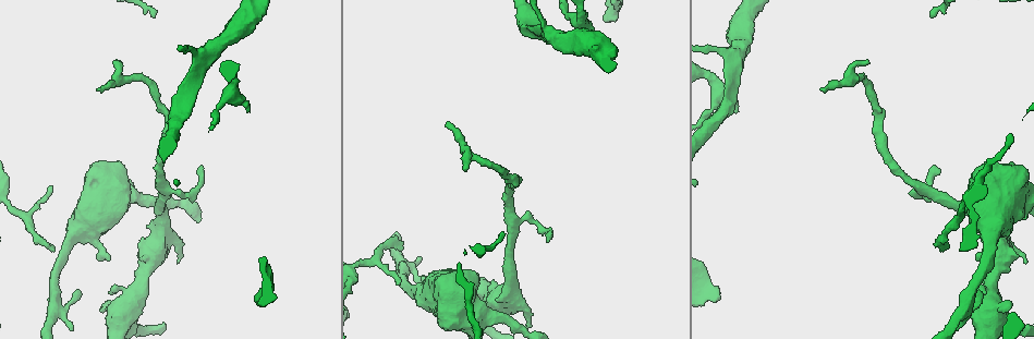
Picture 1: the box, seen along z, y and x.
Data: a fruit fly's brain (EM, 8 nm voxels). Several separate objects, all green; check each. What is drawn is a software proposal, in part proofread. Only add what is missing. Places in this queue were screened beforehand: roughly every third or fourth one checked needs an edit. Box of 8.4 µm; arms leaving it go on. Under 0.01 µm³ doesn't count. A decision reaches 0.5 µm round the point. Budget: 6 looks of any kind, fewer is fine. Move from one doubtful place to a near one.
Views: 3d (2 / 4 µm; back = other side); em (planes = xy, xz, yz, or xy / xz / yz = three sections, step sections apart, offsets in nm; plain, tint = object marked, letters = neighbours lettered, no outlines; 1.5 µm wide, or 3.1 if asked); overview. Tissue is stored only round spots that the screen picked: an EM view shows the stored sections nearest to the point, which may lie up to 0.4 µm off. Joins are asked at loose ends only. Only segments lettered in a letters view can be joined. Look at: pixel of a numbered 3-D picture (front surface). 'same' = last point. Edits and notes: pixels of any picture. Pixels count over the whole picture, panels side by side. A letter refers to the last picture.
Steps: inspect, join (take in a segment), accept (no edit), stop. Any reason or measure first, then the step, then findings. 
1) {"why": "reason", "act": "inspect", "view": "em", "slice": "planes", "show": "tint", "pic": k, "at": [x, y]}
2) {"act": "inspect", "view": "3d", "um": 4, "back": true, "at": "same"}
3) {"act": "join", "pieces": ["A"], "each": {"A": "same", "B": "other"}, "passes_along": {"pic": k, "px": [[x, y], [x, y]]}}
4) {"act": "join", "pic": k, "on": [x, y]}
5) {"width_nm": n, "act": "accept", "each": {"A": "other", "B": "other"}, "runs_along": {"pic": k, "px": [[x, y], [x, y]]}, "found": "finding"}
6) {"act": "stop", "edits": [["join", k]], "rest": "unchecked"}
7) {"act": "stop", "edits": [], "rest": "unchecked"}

{"why": "free end", "act": "inspect", "view": "3d", "um": 2, "pic": 1, "at": [110, 258]}

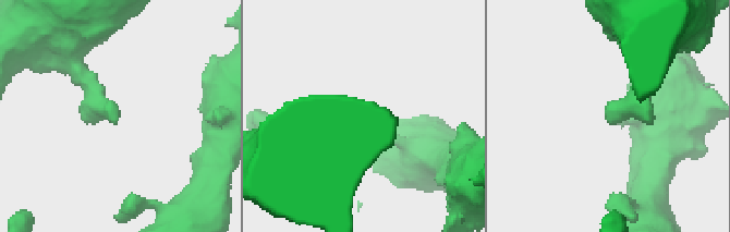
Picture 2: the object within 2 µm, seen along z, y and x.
{"act": "inspect", "view": "em", "slice": "planes", "show": "letters", "pic": 2, "at": [115, 121]}

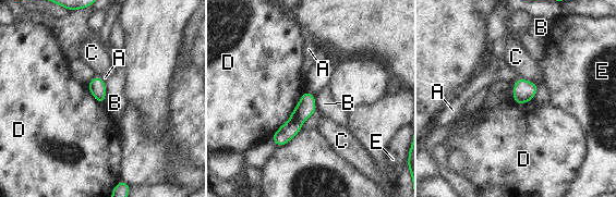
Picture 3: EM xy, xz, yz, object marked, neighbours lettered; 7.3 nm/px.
{"width_nm": 130, "act": "accept", "each": {"A": "other", "B": "other", "C": "other", "D": "other", "E": "other"}, "border": {"pic": 3, "px": [[106, 83], [106, 98], [101, 103]]}, "found": "no lettered segment goes on from it"}

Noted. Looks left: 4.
{"why": "branch stops here", "act": "inspect", "view": "em", "slice": "planes", "show": "letters", "pic": 1, "at": [737, 110]}

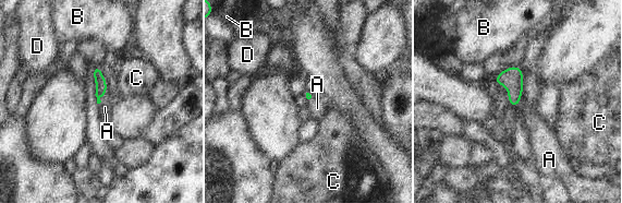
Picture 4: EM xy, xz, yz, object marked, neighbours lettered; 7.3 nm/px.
{"longest_contact_nm": ["A", 120], "act": "join", "pieces": ["A"], "each": {"A": "same", "B": "other", "C": "other", "D": "other"}, "found": "it goes on there"}

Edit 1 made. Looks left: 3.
{"why": "see it whole again", "act": "inspect", "view": "overview"}

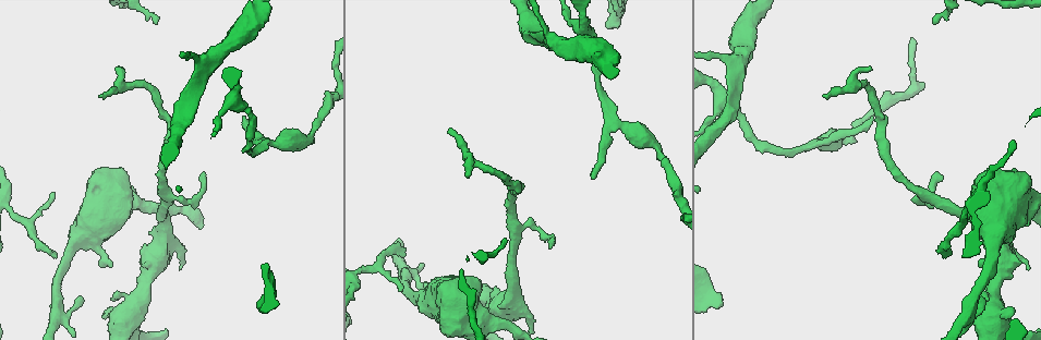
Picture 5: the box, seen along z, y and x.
{"why": "free end", "act": "inspect", "view": "3d", "um": 4, "pic": 5, "at": [608, 22]}

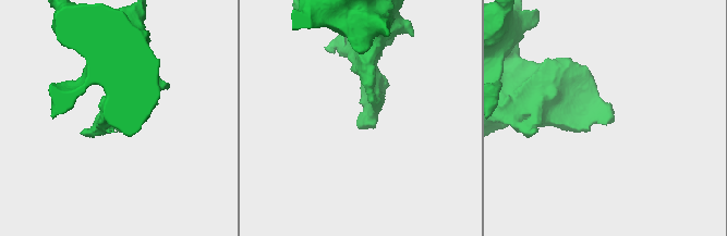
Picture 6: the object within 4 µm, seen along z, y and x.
{"act": "inspect", "view": "em", "slice": "xz", "step": 8, "show": "letters", "pic": 6, "at": [356, 122]}

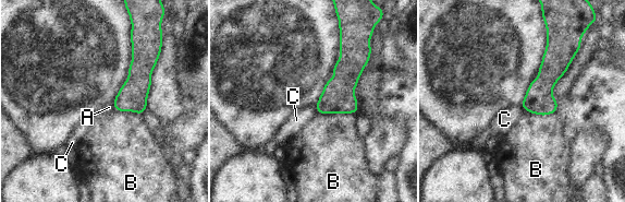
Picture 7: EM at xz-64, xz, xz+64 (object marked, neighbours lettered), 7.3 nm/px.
{"act": "accept", "each": {"A": "other", "B": "other", "C": "other"}, "border": {"pic": 7, "px": [[314, 105], [317, 111]]}, "found": "none of them fits"}

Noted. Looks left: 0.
{"act": "stop", "edits": [["join", 4]], "rest": "unchecked"}

